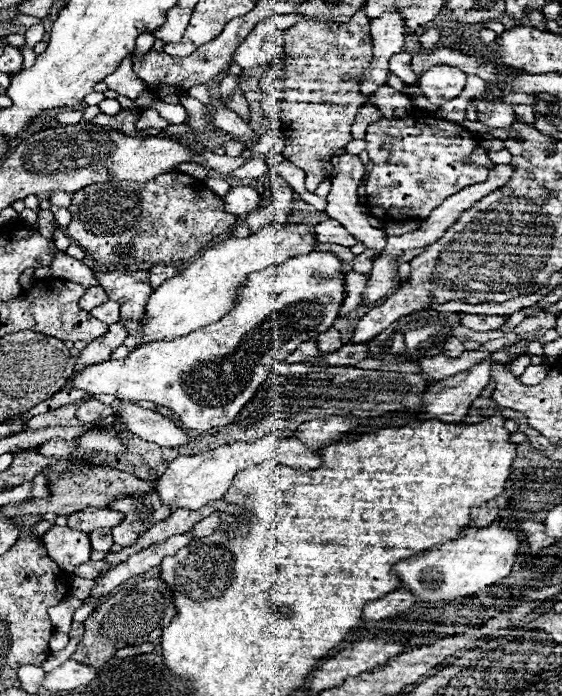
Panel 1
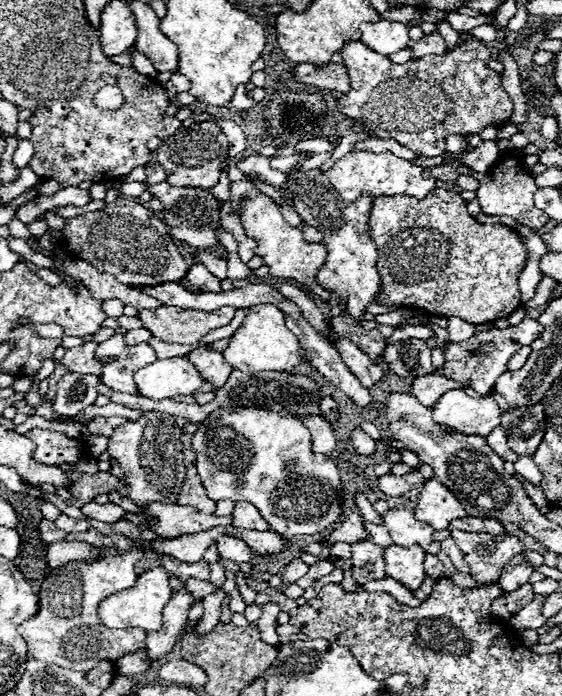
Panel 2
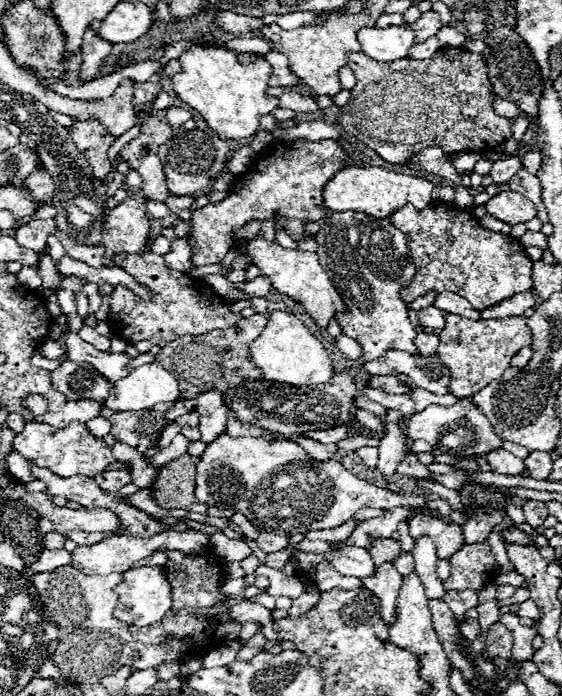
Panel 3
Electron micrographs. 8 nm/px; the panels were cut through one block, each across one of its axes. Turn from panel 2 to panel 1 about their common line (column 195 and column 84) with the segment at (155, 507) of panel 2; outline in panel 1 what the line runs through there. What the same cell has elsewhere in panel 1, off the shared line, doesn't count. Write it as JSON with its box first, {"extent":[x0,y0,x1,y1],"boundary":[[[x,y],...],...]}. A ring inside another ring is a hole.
{"extent":[68,508,122,534],"boundary":[[[84,508],[80,512],[74,512],[68,516],[68,526],[74,530],[82,530],[86,534],[100,530],[100,528],[114,528],[122,520],[122,514],[108,510],[108,508]]]}

